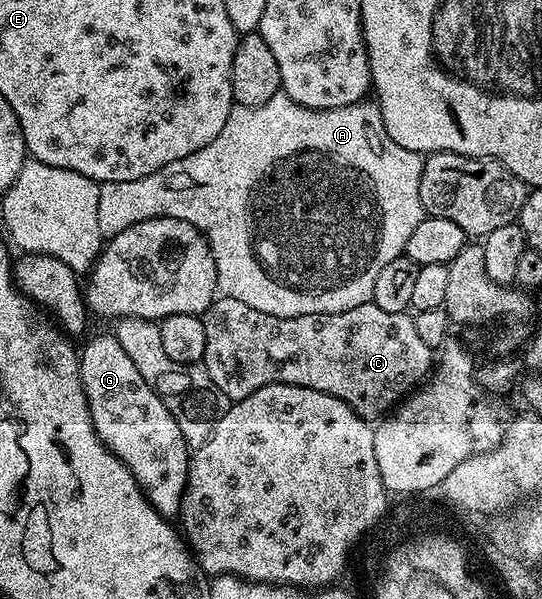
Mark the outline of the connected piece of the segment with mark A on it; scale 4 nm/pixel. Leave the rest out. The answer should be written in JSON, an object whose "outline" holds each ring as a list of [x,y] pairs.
{"outline":[[[278,93],[275,97],[271,97],[271,101],[267,101],[264,105],[258,107],[239,107],[234,105],[231,113],[227,117],[227,125],[223,125],[223,129],[219,129],[219,137],[215,137],[215,141],[211,141],[211,145],[203,145],[203,149],[199,149],[195,153],[191,153],[191,157],[183,157],[179,161],[171,161],[171,165],[163,165],[163,169],[159,169],[155,173],[147,173],[147,177],[139,177],[139,181],[119,181],[118,183],[102,183],[99,189],[99,233],[102,237],[112,237],[123,233],[123,229],[127,229],[131,225],[135,225],[139,221],[147,221],[148,219],[158,219],[166,215],[167,217],[175,217],[179,221],[187,221],[191,225],[195,225],[195,229],[199,229],[209,243],[209,248],[213,254],[215,261],[215,269],[217,270],[217,289],[222,296],[234,299],[235,301],[243,301],[243,305],[251,305],[251,309],[259,309],[259,313],[271,313],[275,317],[299,317],[300,315],[330,315],[331,313],[339,313],[347,310],[347,299],[361,299],[368,303],[372,300],[373,290],[375,289],[375,277],[379,277],[379,272],[386,267],[390,261],[402,258],[405,254],[405,246],[407,245],[407,237],[411,237],[411,233],[415,229],[415,225],[419,225],[419,221],[426,218],[427,212],[423,201],[419,197],[419,185],[421,184],[421,174],[425,168],[425,159],[422,152],[412,151],[411,149],[403,149],[403,145],[399,145],[395,141],[391,141],[391,137],[387,133],[387,129],[383,125],[383,117],[381,116],[380,107],[369,101],[352,103],[351,105],[343,105],[339,109],[323,109],[322,111],[312,111],[303,105],[299,105],[295,101],[291,101],[291,97],[284,93]]]}

